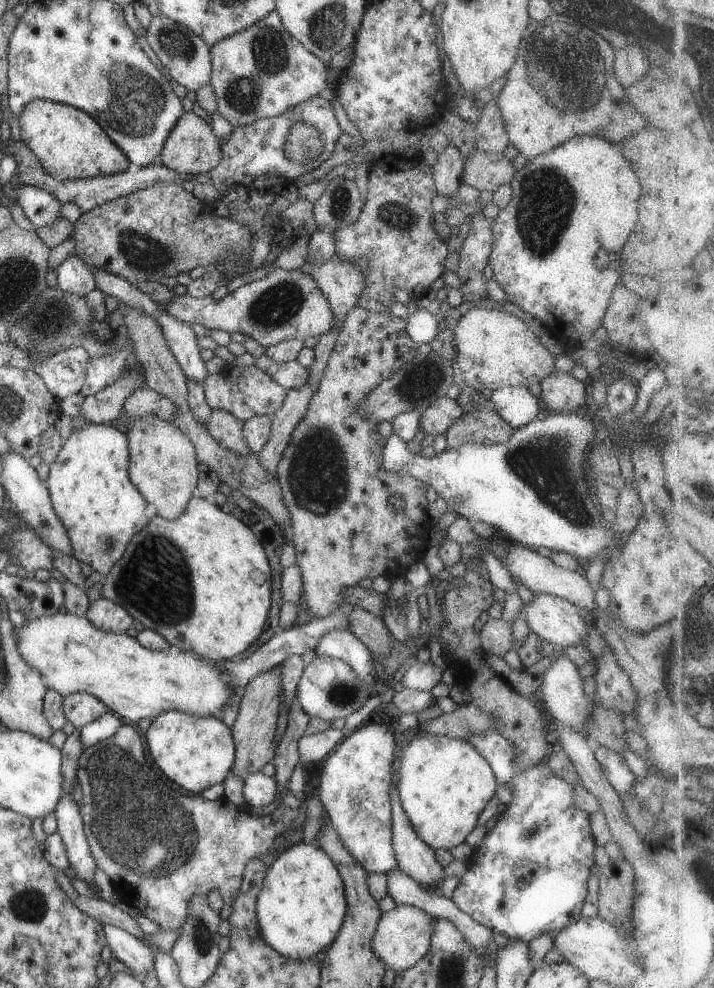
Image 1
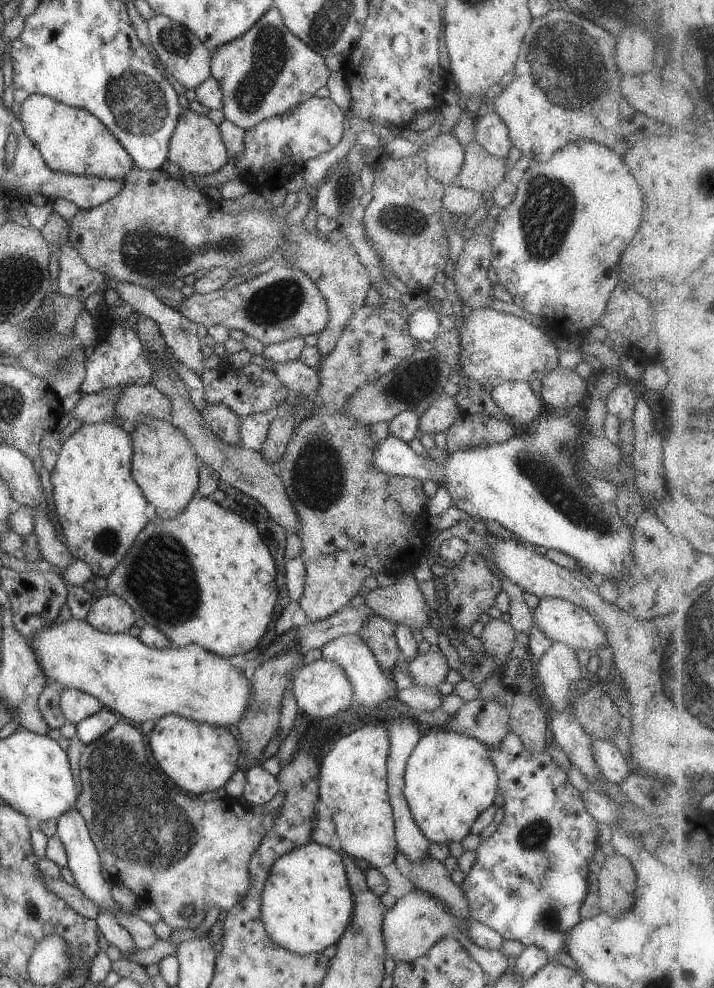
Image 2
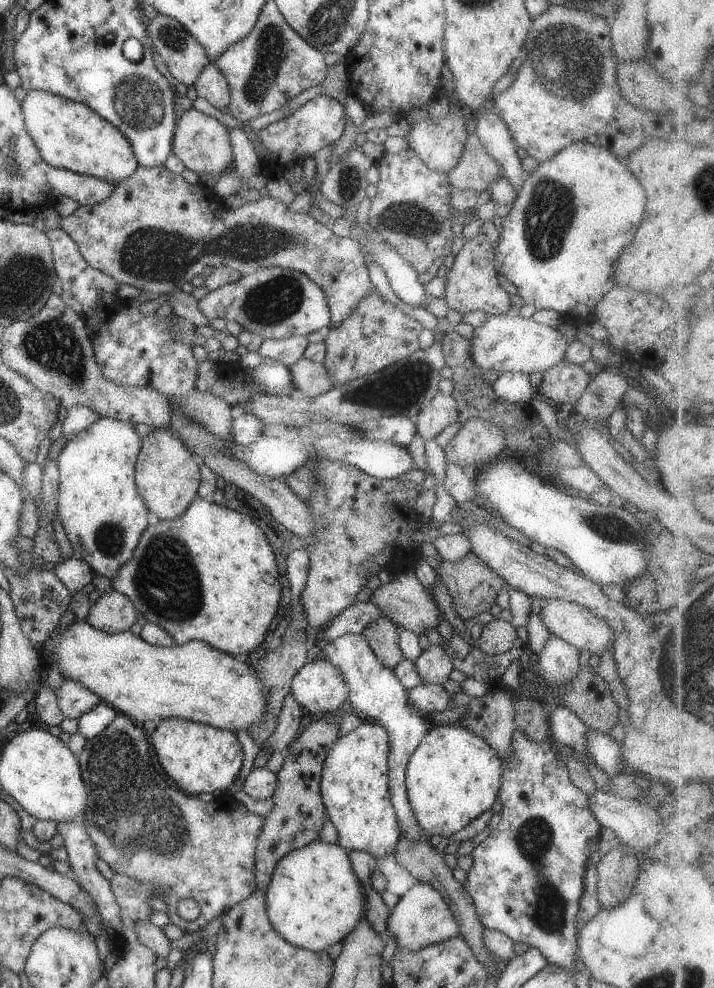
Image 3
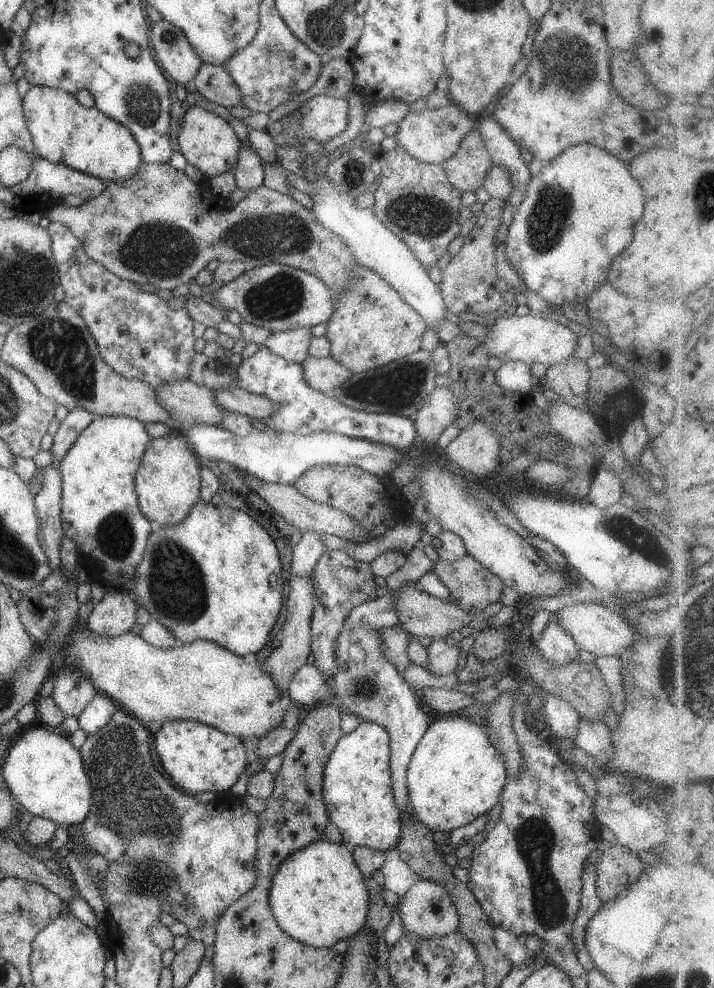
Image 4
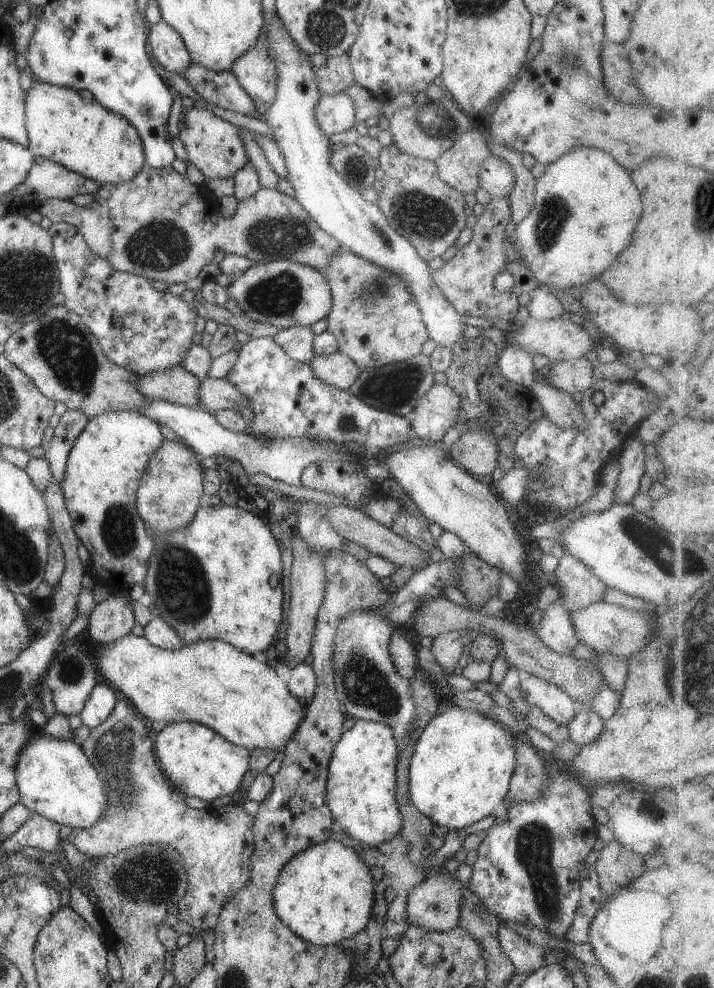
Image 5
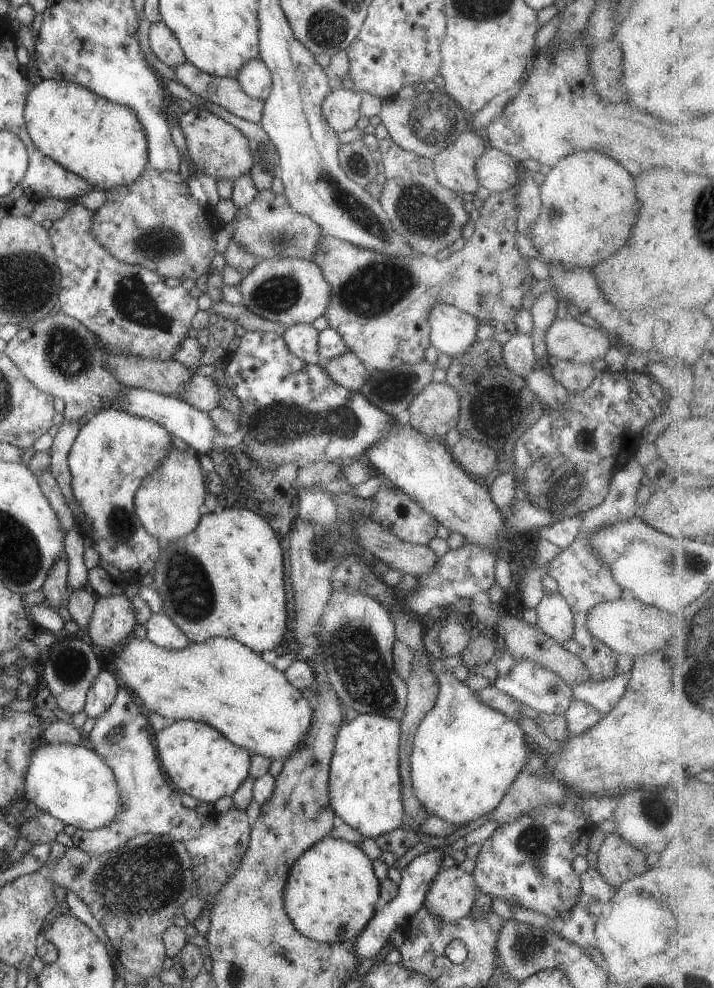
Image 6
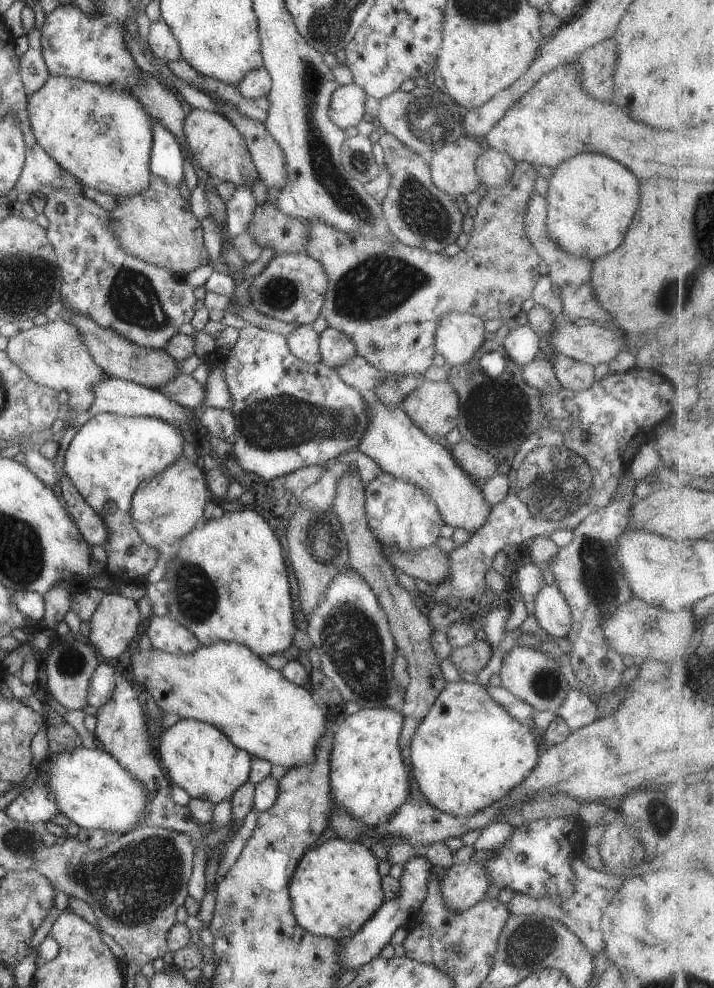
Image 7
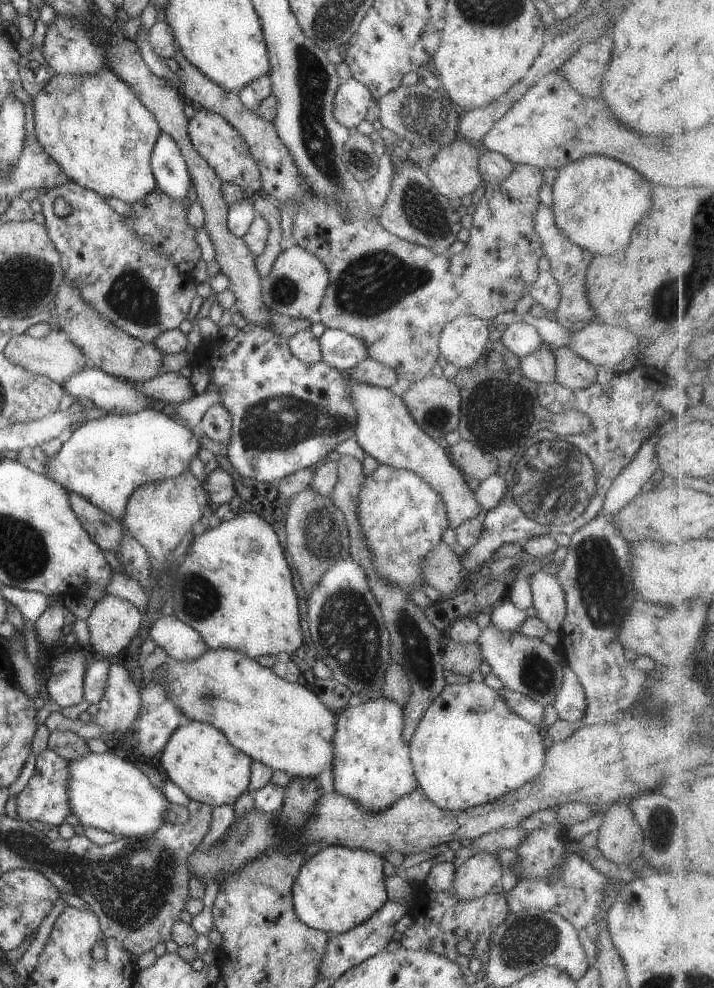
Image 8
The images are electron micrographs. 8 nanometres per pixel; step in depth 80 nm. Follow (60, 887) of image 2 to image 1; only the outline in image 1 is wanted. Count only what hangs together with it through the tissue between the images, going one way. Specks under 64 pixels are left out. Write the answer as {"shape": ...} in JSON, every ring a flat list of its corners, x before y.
{"shape":[[78,895,75,900,71,901,82,913,88,914,91,918,94,918,97,922,100,922,103,926,104,925,113,925,118,929,124,930,138,938,139,940,143,941,145,944,147,942,144,940,145,934,139,929,137,926,137,922,135,921,135,917,128,915,124,911,121,911,116,906,113,906,111,903,104,901,103,899,96,899,95,897,86,897,83,895]]}

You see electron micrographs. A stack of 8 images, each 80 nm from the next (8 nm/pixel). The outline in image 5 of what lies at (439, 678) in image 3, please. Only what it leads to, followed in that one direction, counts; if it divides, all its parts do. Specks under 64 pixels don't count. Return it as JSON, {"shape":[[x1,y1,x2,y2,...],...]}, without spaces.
{"shape":[[449,630,432,638,430,650,437,664,441,664,443,670,450,672,458,665,465,644,466,639,461,638,459,630]]}

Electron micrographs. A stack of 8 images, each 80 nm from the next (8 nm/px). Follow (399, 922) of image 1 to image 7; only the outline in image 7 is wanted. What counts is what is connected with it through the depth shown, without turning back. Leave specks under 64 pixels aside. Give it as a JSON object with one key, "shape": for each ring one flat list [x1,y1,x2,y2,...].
{"shape":[[471,857,467,864,452,865,441,877,441,898,453,908,453,912,463,912,484,899,485,892,491,883,483,862]]}

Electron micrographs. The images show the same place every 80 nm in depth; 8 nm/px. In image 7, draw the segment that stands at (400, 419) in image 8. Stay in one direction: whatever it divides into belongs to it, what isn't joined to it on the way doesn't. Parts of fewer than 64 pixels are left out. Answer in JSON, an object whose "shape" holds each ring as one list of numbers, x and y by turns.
{"shape":[[369,392,362,393,367,406,365,432,355,448,369,457,382,472,390,476,407,480,409,484,421,489,433,498,433,504,445,525,454,530,463,528,473,535,489,515,490,506,483,500,482,490,477,488,468,474,461,470,452,459,448,446,443,441,428,437,417,428,411,418,398,406,385,406,376,397,369,397]]}

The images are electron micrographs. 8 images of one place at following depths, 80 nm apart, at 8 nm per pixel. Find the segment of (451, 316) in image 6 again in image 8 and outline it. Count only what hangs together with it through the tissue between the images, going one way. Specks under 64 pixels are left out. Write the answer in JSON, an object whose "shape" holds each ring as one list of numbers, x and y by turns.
{"shape":[[471,315,459,316,451,320,449,324,443,326,439,336,438,348,440,356,457,369,467,370,467,368,473,368,473,364,487,354,485,345,488,341,489,329,487,322,478,320]]}

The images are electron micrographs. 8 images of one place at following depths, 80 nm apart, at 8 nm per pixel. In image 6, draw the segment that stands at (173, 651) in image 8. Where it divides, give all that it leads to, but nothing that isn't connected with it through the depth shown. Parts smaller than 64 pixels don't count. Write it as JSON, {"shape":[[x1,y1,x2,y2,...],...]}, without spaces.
{"shape":[[162,612,151,614,144,626,147,630,146,640,157,647,166,650,182,650,190,644,185,632,181,632,171,622,171,618]]}

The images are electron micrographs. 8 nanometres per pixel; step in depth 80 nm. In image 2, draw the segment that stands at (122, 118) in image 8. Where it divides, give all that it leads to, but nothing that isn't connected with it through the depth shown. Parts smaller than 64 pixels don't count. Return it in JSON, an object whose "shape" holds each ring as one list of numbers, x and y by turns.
{"shape":[[31,94,20,102,19,114,25,136,52,171,102,179,121,179,133,170,134,161,118,140,98,117,82,108,61,104,43,95]]}

